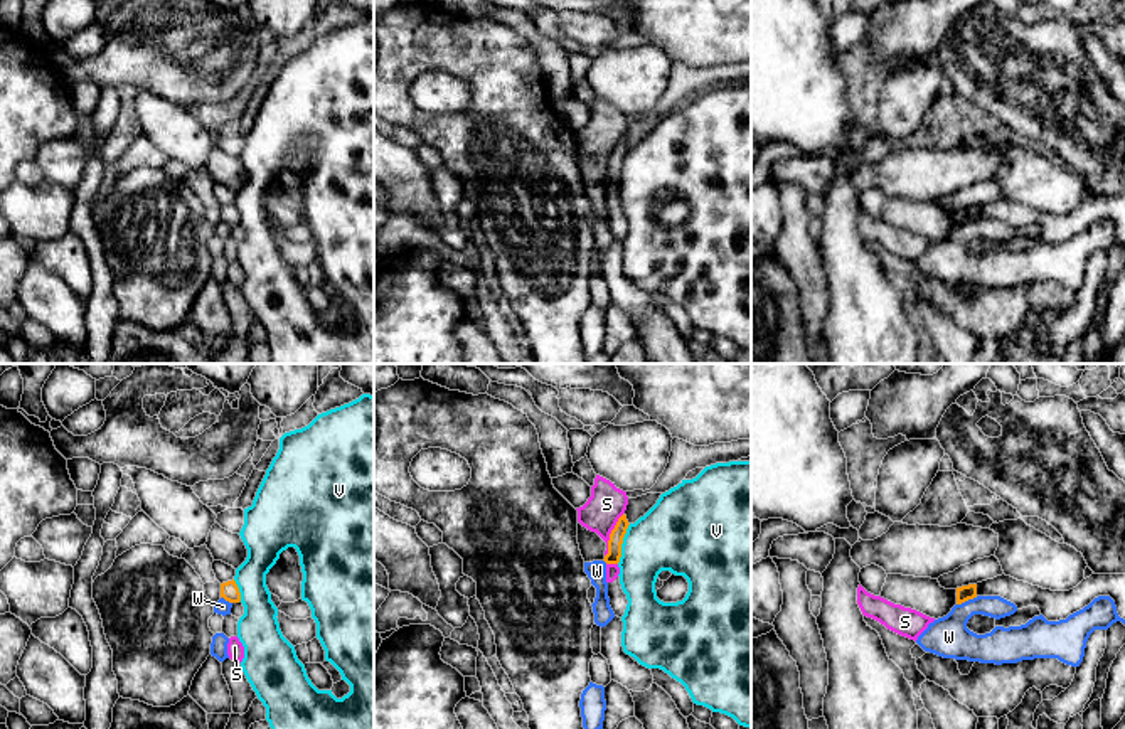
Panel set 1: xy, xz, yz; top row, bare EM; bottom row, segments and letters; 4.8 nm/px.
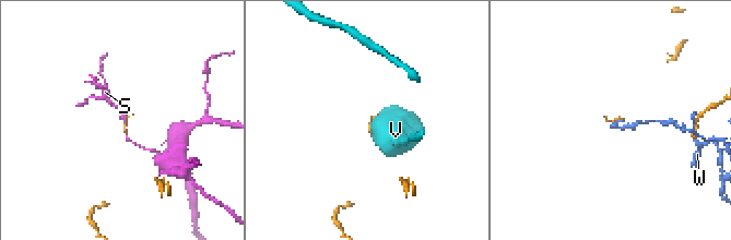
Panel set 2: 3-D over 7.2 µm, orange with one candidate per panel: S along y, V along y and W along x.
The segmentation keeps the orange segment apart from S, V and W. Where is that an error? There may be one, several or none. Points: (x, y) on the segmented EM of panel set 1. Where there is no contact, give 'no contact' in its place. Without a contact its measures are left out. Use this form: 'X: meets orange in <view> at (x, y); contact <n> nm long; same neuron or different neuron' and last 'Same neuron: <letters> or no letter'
S: meets orange in xz at (610, 534); contact 240 nm long; different neuron
V: meets orange in xz at (622, 542); contact 200 nm long; different neuron
W: meets orange in yz at (967, 600); contact 110 nm long; different neuron
Same neuron: no letter

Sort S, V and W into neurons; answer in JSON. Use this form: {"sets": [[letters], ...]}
{"sets": [["S"], ["V"], ["W"]]}

